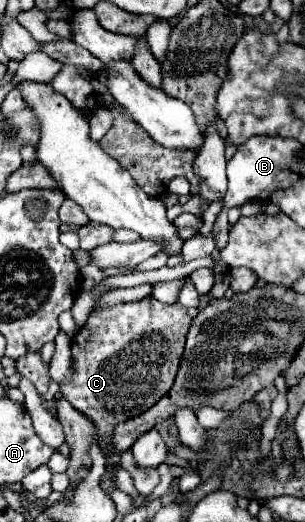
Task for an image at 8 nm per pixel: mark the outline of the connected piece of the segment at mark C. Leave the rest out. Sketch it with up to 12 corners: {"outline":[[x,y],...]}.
{"outline":[[148,296],[96,308],[60,396],[118,422],[172,388],[190,322]]}

